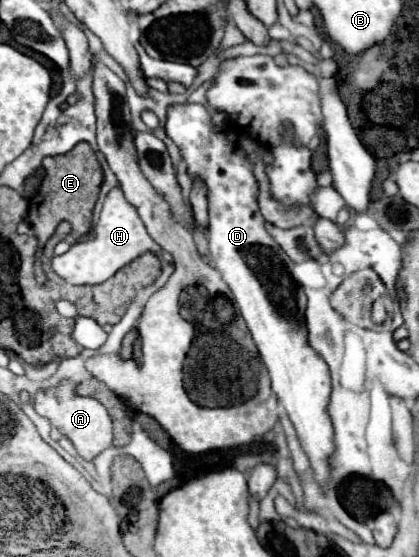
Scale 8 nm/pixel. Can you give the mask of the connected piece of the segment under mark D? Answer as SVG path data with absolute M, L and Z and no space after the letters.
M172 106L168 110L166 132L180 148L188 164L188 174L202 178L208 186L208 240L214 266L230 286L260 358L268 368L272 390L296 428L298 442L310 460L316 482L326 490L332 470L330 456L336 450L334 426L328 416L332 384L328 364L308 344L304 318L306 294L294 280L294 262L264 228L264 218L256 202L258 182L246 158L242 152L236 152L236 144L228 142L224 132L212 130L210 114L202 106Z

